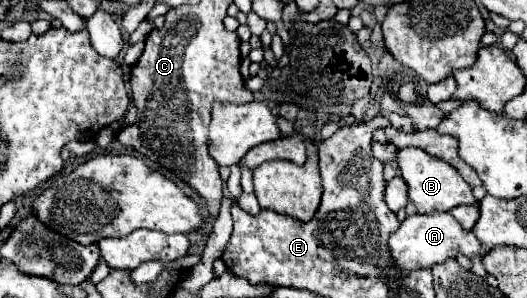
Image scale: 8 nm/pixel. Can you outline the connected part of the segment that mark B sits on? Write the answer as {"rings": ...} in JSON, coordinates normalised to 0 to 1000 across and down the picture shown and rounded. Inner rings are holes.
{"rings":[[[769,497],[757,503],[757,570],[776,624],[776,664],[791,691],[795,718],[818,718],[818,711],[848,711],[875,685],[901,685],[901,658],[894,644],[894,624],[882,617],[882,604],[871,591],[871,577],[848,550],[844,537],[810,517],[799,497]]]}

